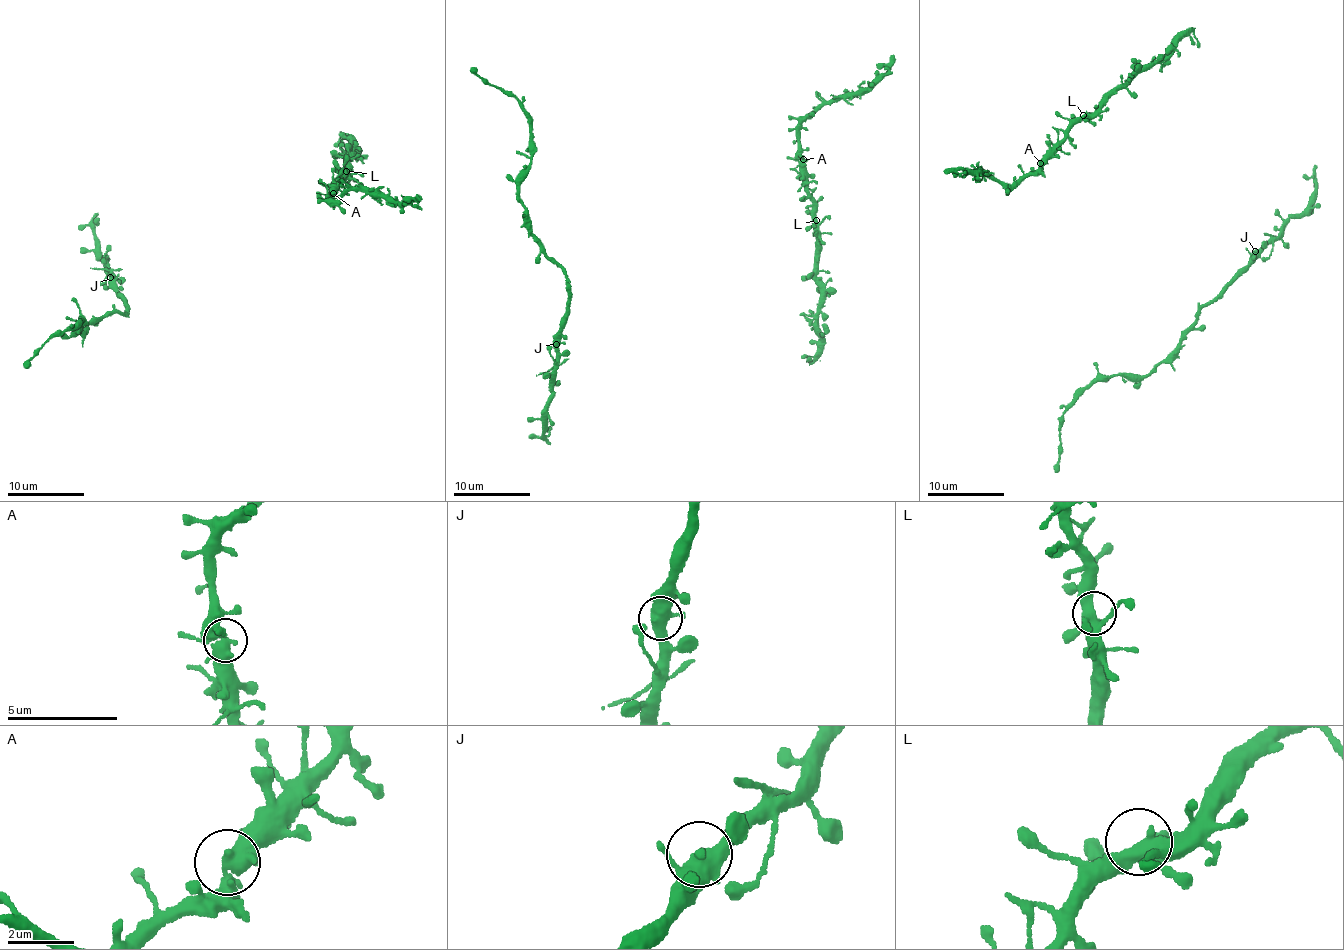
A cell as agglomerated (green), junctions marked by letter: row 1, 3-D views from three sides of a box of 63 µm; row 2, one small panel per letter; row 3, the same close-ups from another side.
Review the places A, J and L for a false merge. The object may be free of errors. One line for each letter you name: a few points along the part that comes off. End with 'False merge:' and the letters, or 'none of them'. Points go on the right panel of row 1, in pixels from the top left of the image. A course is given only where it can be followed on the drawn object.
False merge: none of them

